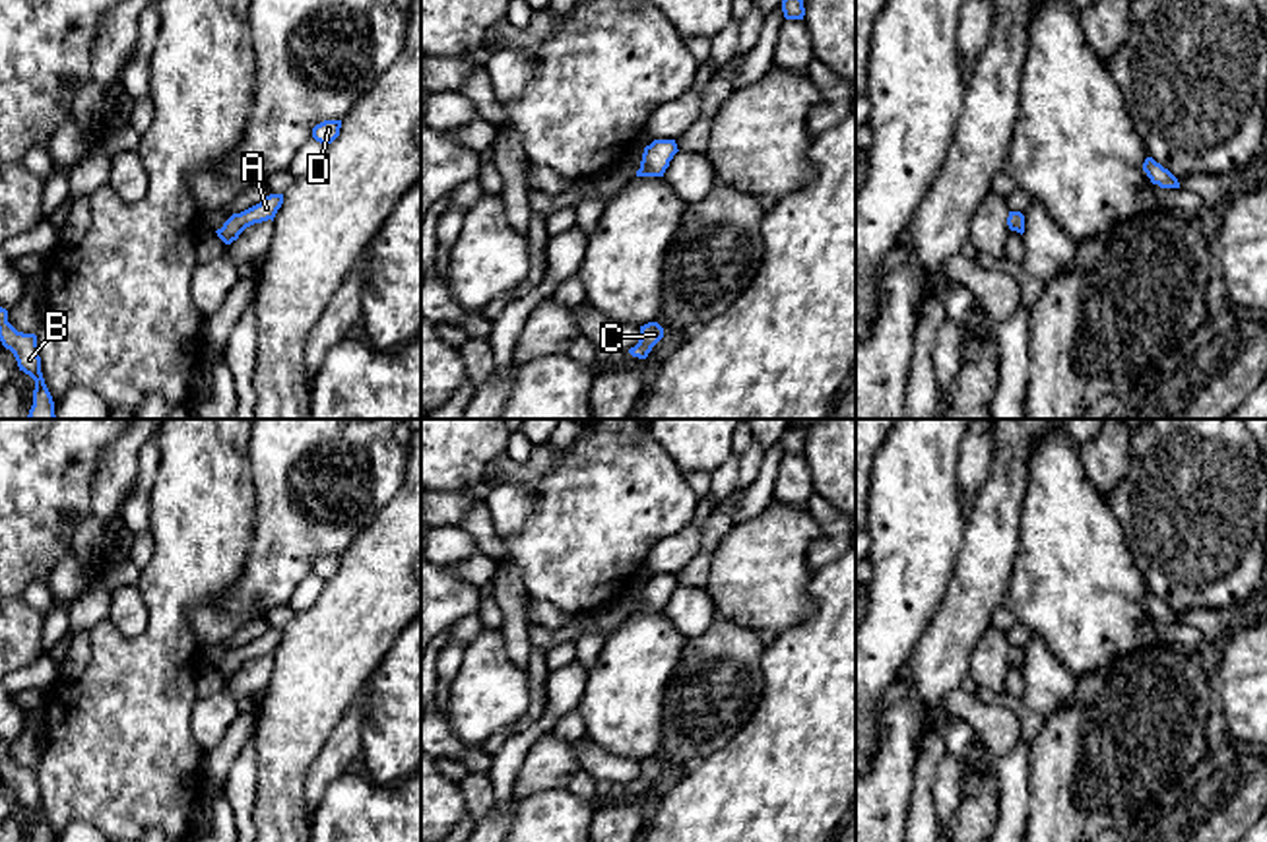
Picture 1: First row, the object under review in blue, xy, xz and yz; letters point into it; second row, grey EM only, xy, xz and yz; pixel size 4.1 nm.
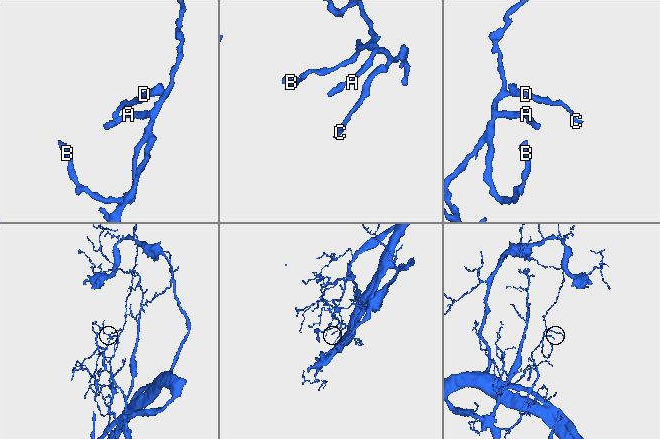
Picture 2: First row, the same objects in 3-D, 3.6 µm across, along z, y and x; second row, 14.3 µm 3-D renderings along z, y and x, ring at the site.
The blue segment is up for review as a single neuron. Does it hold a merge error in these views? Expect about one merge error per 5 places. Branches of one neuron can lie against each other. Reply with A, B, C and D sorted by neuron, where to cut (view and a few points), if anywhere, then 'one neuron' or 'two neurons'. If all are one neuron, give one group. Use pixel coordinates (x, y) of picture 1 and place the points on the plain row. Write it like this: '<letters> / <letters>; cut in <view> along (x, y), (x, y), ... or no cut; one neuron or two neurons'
A B C D; no cut; one neuron

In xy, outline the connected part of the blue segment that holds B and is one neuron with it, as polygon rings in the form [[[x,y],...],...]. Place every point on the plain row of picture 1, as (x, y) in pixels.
[[[0,741],[0,776],[10,784],[17,795],[19,805],[35,815],[31,842],[54,842],[52,830],[41,807],[41,792],[35,768],[17,766],[8,757],[8,745]]]

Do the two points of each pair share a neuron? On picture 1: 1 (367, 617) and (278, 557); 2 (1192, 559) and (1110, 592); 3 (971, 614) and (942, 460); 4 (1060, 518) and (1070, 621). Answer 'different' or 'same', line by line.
1: different
2: different
3: different
4: same

